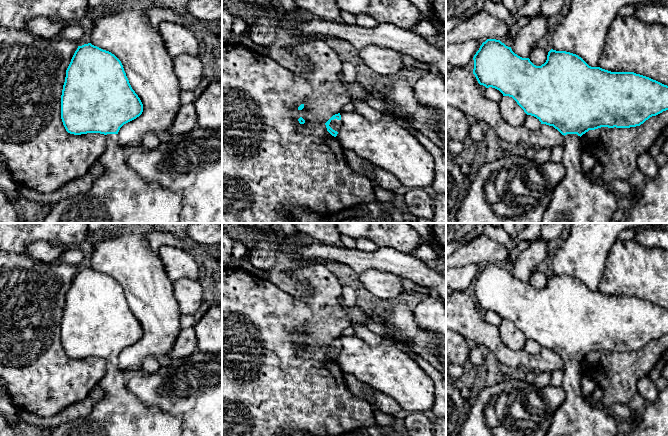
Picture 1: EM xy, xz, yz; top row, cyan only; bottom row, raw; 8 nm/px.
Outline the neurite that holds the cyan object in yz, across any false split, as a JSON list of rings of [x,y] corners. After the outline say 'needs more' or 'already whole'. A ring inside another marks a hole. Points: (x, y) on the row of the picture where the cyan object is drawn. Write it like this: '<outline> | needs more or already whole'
[[[496,39],[483,42],[473,60],[473,74],[480,85],[495,88],[503,96],[512,97],[527,115],[536,117],[541,124],[553,126],[565,137],[561,162],[566,173],[555,187],[541,223],[609,223],[618,208],[617,195],[612,190],[607,190],[599,179],[593,179],[584,172],[581,164],[580,137],[589,130],[601,127],[640,126],[650,117],[668,110],[668,86],[634,72],[611,72],[600,67],[591,67],[576,54],[553,49],[548,52],[546,62],[536,66],[529,58],[518,56],[511,47]]] | needs more

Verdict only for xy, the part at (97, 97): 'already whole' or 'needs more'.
needs more

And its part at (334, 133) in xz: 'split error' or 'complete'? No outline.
split error

